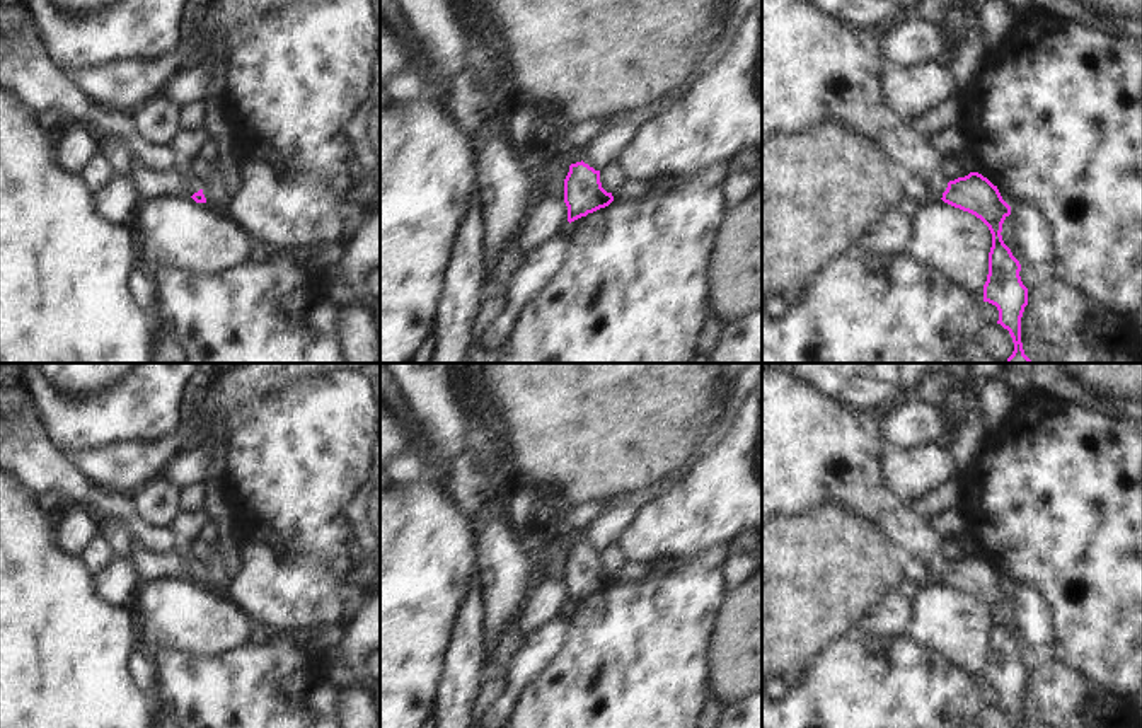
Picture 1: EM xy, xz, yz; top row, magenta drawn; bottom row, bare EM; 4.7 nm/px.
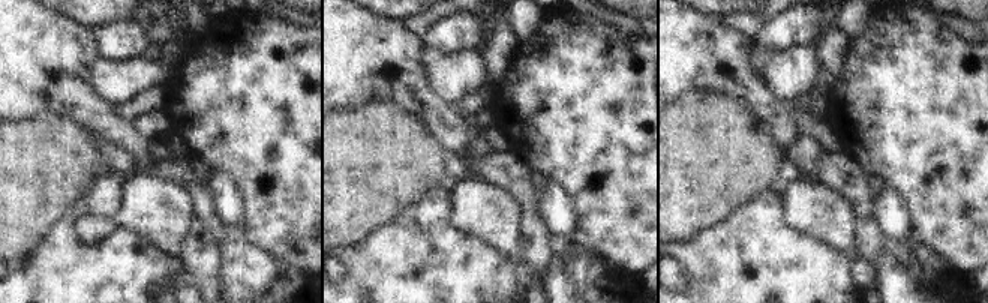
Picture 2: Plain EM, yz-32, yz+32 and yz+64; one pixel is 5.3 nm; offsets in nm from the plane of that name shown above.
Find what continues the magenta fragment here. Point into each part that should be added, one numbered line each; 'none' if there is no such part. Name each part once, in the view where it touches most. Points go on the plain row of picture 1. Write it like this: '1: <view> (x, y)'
1: yz (815, 450)

